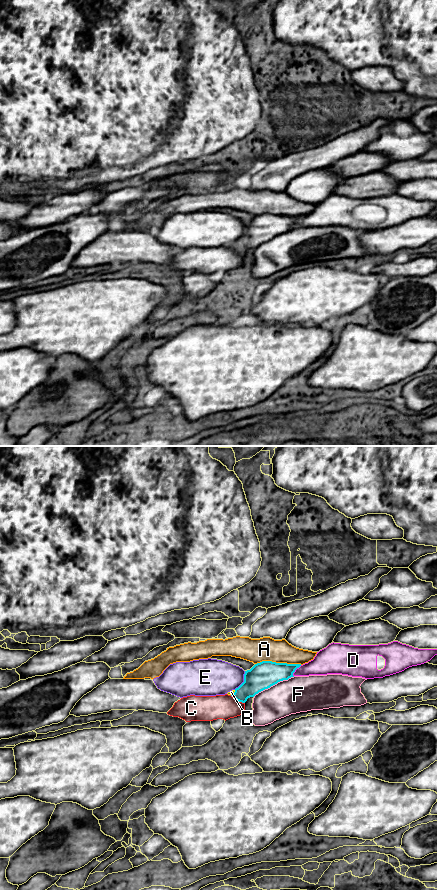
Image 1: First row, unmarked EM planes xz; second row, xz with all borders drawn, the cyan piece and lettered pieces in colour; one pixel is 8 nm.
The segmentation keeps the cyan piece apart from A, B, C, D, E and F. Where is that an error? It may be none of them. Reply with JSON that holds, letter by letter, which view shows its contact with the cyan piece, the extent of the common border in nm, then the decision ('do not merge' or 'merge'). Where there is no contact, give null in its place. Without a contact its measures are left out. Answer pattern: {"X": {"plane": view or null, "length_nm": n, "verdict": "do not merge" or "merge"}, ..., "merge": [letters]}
{"A": {"plane": "xz", "length_nm": 380, "verdict": "do not merge"}, "B": {"plane": "xz", "length_nm": 60, "verdict": "do not merge"}, "C": {"plane": "xz", "length_nm": 140, "verdict": "do not merge"}, "D": {"plane": "xz", "length_nm": 120, "verdict": "do not merge"}, "E": {"plane": "xz", "length_nm": 180, "verdict": "do not merge"}, "F": {"plane": "xz", "length_nm": 380, "verdict": "do not merge"}, "merge": []}

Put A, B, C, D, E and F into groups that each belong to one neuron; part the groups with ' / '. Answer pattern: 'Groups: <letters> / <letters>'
Groups: A B / C / D / E / F

